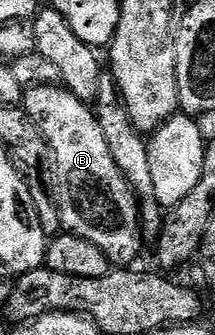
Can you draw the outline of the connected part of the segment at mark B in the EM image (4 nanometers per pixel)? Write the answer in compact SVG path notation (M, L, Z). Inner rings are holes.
M58 84L25 89L24 107L32 122L36 122L44 134L52 153L52 191L54 202L58 205L58 216L62 219L62 228L69 235L92 242L92 246L100 246L111 265L133 265L130 263L141 254L144 245L140 201L120 166L116 166L112 150L108 150L108 141L104 139L104 130L100 130L95 109L87 101L76 98L76 94L72 94L69 88Z

